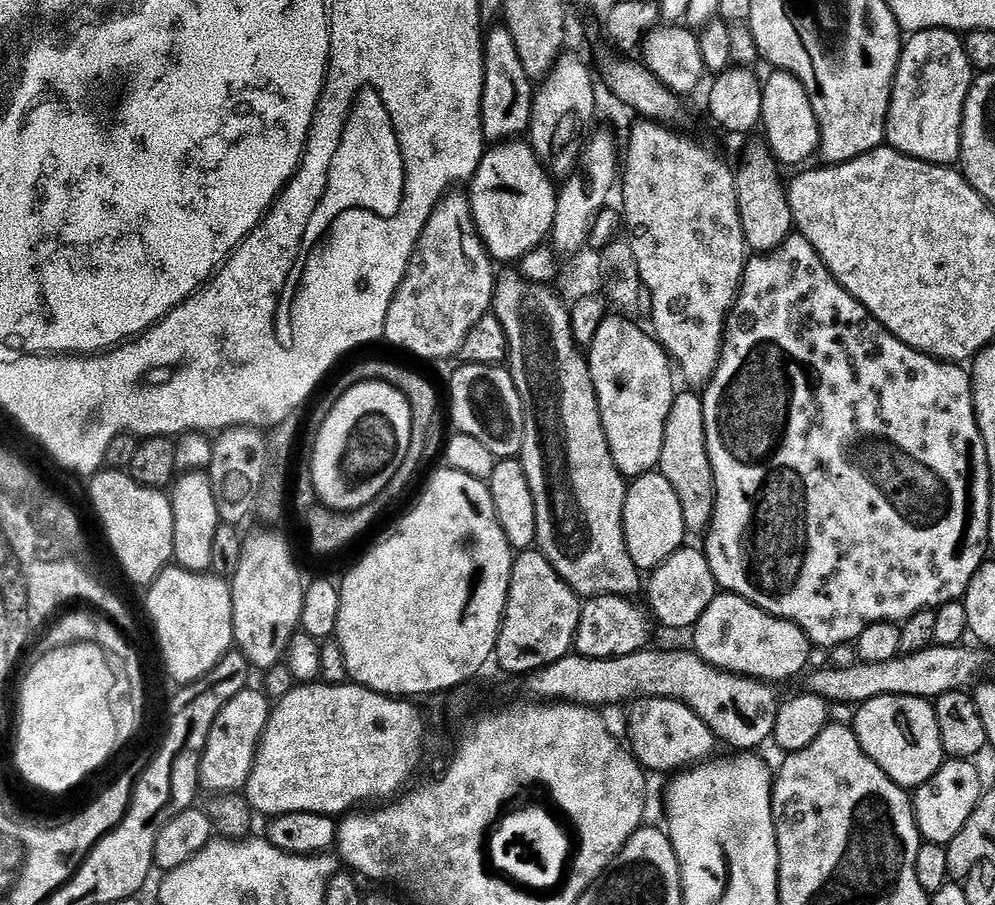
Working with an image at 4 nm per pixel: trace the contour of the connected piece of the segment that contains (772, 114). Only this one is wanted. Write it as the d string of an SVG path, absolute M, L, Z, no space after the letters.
M773 71L769 80L763 81L764 97L760 124L764 128L764 136L768 139L767 151L777 156L784 164L800 164L813 155L817 155L820 147L820 127L816 115L808 102L808 96L788 72Z

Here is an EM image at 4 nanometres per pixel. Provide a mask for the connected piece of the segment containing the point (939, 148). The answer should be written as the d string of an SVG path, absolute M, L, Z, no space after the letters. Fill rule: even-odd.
M924 28L920 32L911 33L903 41L896 74L892 77L886 113L887 143L903 156L913 156L928 164L951 165L960 151L960 117L964 93L973 79L973 69L964 53L964 41L957 33L946 28Z

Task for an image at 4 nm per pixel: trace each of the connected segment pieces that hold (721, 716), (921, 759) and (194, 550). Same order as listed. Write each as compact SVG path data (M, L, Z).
M662 650L662 697L678 700L692 708L694 714L708 724L717 741L729 744L732 750L756 750L772 735L778 699L767 683L721 672L696 655L695 651Z
M875 696L859 705L855 712L856 721L851 721L850 727L856 734L856 740L864 753L884 771L889 781L892 779L894 783L914 790L945 763L946 753L940 742L940 733L936 731L934 708L927 699L919 696Z
M188 470L170 491L172 514L174 516L173 561L188 572L207 573L216 552L216 531L222 528L216 499L207 475L200 470Z

